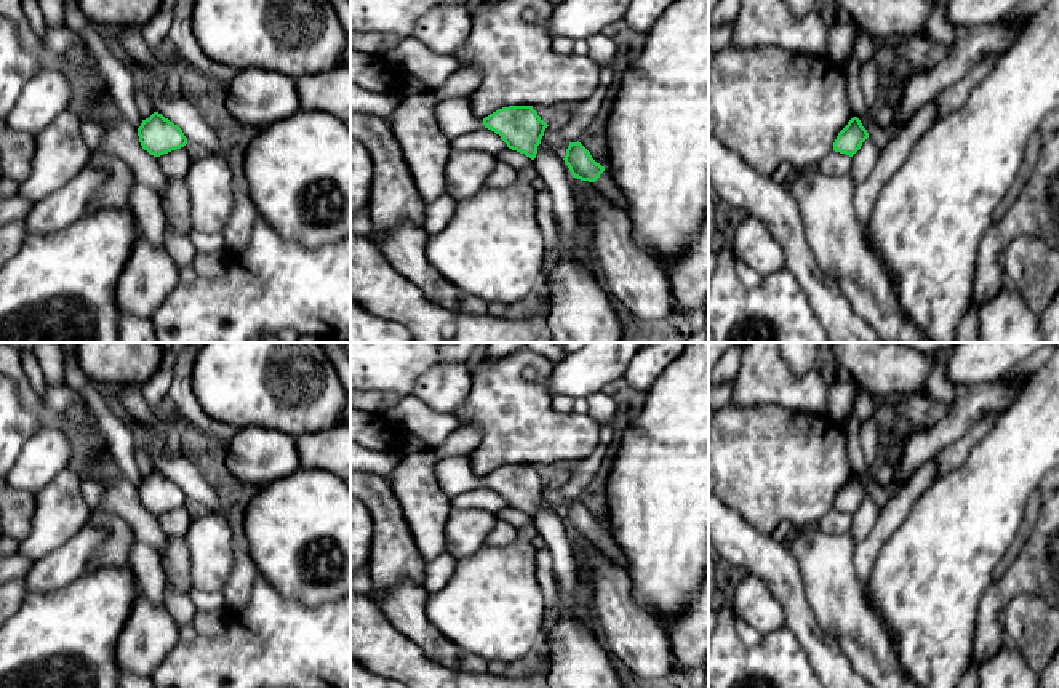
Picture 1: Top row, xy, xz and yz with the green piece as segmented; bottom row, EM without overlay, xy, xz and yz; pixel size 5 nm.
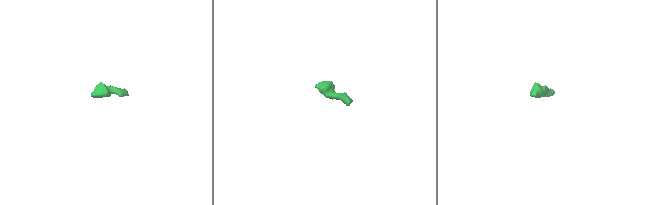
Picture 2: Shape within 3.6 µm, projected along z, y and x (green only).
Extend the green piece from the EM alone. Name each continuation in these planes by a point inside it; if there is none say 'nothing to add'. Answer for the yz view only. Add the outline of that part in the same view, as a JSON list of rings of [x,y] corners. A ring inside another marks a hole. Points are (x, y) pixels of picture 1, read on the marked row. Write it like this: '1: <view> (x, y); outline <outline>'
nothing to add

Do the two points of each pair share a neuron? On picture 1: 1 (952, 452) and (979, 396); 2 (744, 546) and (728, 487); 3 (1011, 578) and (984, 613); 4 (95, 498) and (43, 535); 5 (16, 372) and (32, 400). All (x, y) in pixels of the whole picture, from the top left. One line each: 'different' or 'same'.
1: different
2: different
3: same
4: different
5: same

